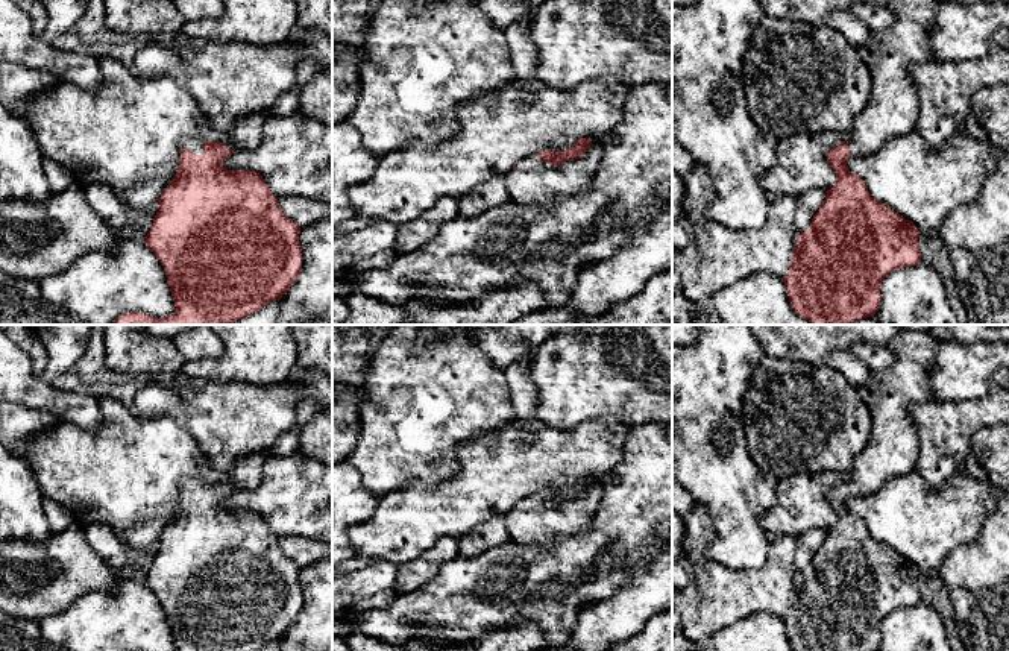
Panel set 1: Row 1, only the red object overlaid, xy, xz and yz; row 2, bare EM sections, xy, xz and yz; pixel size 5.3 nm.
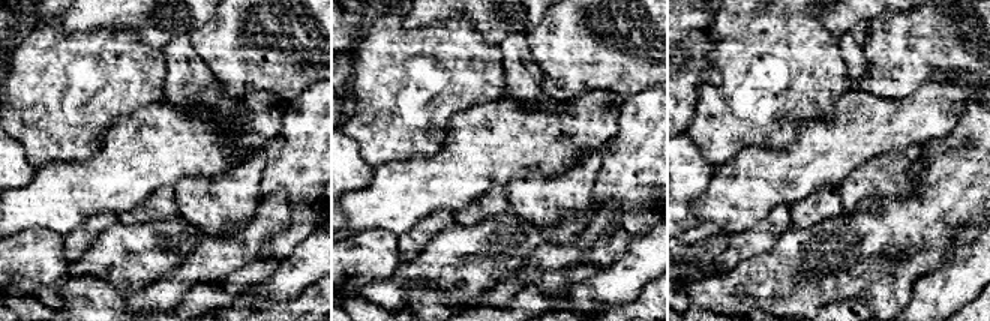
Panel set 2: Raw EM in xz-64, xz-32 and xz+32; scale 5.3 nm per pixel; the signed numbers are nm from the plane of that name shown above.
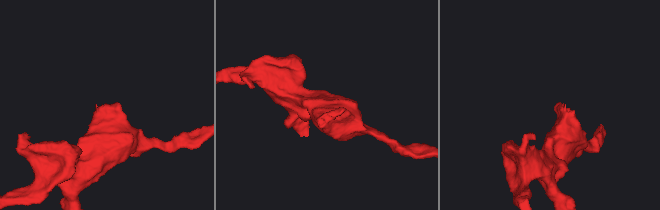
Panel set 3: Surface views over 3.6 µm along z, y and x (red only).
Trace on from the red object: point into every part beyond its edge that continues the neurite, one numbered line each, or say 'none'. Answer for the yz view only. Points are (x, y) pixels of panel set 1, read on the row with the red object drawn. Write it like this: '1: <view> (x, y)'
1: yz (889, 55)

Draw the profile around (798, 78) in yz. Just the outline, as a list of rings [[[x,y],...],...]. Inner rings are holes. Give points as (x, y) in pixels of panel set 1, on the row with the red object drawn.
[[[763,15],[745,55],[743,86],[751,118],[759,118],[760,129],[781,140],[800,132],[850,132],[854,126],[854,118],[869,102],[872,79],[857,47],[842,33],[827,26],[794,23],[786,18]]]

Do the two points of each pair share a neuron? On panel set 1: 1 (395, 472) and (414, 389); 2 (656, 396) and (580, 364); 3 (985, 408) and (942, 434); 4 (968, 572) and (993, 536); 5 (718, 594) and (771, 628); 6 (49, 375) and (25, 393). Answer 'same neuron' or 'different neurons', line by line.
1: same neuron
2: same neuron
3: same neuron
4: same neuron
5: different neurons
6: different neurons

